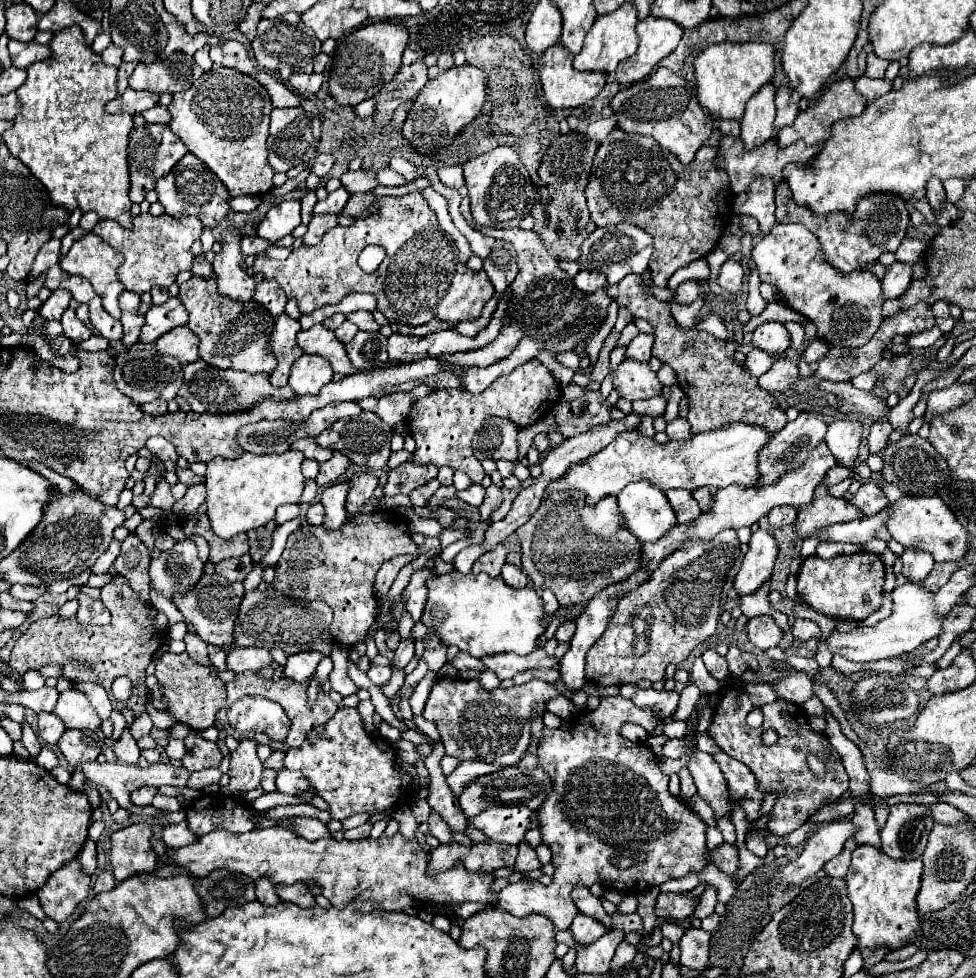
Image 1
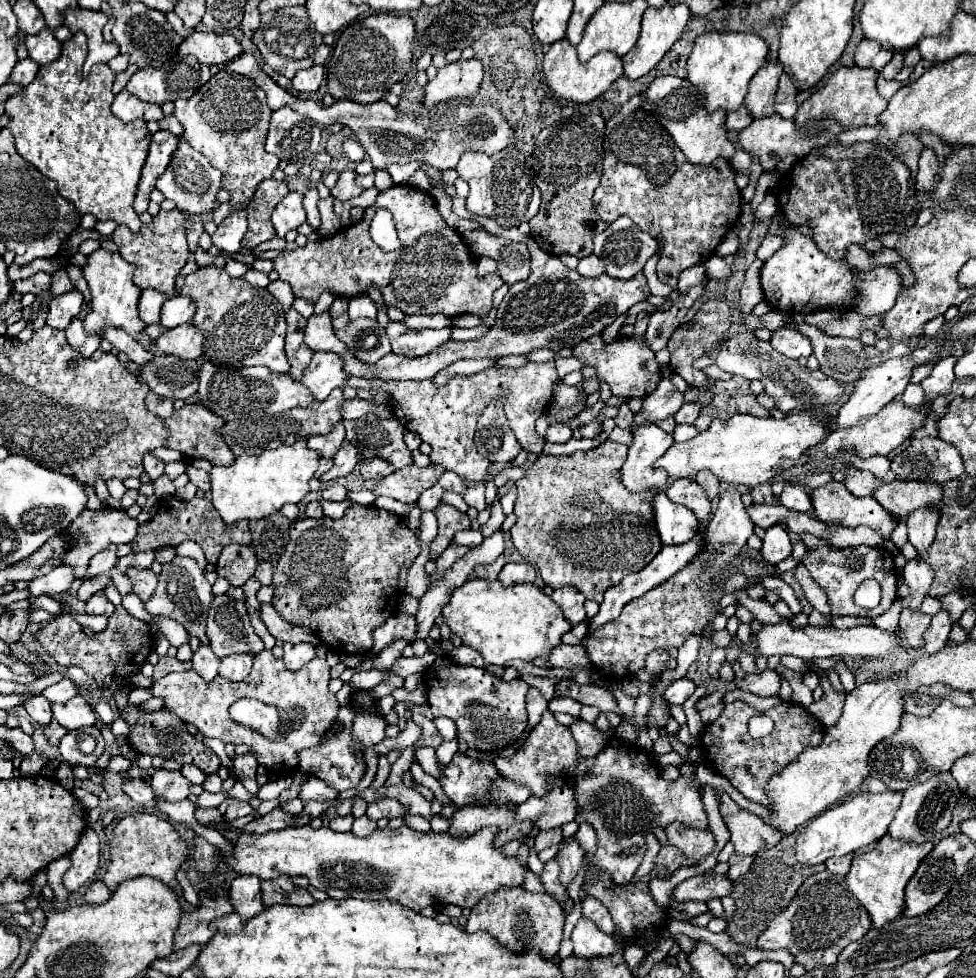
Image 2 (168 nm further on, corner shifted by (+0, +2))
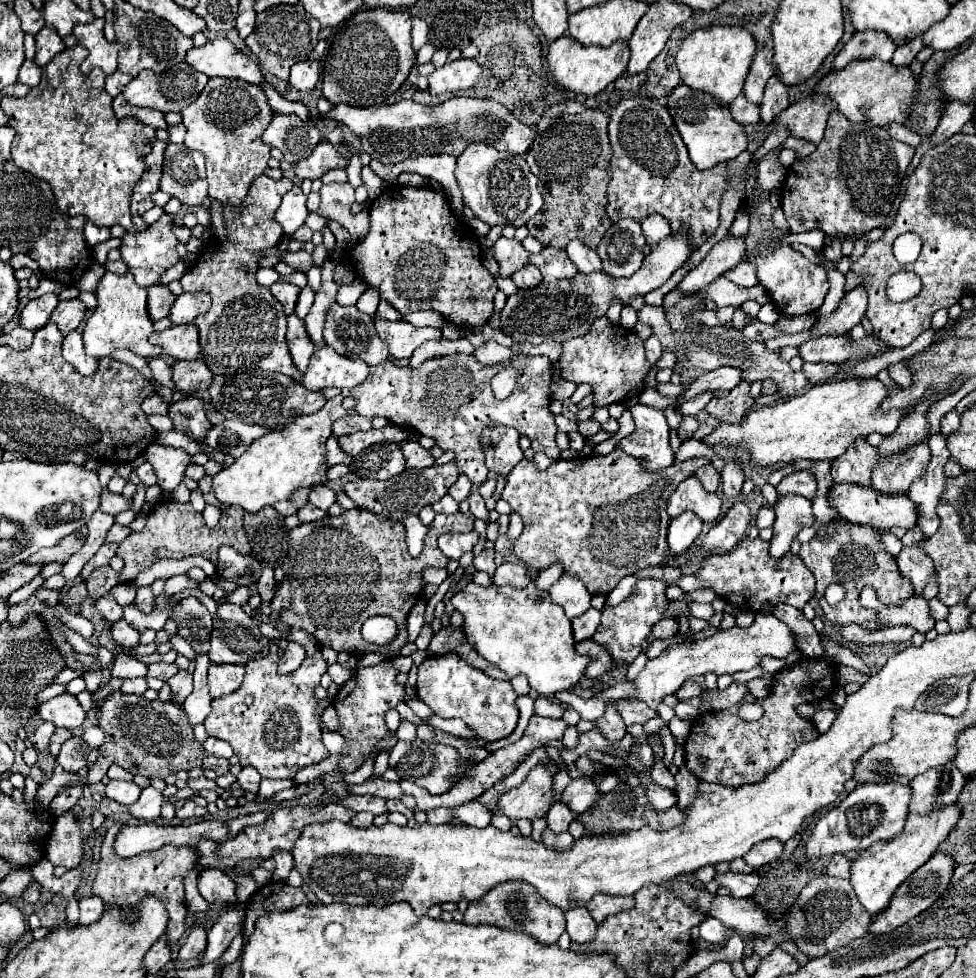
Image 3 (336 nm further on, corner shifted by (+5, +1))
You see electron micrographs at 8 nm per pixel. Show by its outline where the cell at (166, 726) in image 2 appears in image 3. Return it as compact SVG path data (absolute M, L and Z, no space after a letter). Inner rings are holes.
M113 690L97 704L97 726L105 732L105 742L99 746L99 758L89 768L85 784L97 784L107 774L111 764L119 764L131 774L147 778L167 778L179 770L191 770L195 766L213 770L217 776L227 774L229 762L215 758L195 740L193 726L181 706L163 700L147 700L139 694L123 694Z

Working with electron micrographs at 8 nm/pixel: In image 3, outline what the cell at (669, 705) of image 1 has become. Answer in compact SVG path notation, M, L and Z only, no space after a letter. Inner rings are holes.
M687 680L681 688L679 688L679 692L675 694L679 700L693 700L693 698L697 698L699 694L703 692L703 688L701 688L701 684L697 682L697 680Z

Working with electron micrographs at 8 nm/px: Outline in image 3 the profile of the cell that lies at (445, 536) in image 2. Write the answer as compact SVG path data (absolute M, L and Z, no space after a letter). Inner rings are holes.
M351 508L345 510L341 516L325 516L323 520L299 524L289 532L289 554L283 562L285 570L285 582L275 592L275 598L271 600L273 610L281 612L281 622L289 624L291 628L299 628L309 632L319 640L323 648L333 648L337 652L351 652L351 654L367 654L367 652L379 652L379 646L373 646L363 640L361 626L371 616L391 616L399 624L399 634L393 640L391 646L383 646L387 652L385 656L399 656L401 648L409 642L407 640L407 616L413 608L413 604L419 600L419 594L425 588L423 582L423 570L433 568L447 568L449 558L441 554L437 548L437 538L447 532L471 532L473 530L475 516L469 514L437 514L435 520L429 526L429 532L423 540L423 550L419 558L411 558L405 544L405 526L403 522L389 522L373 512Z

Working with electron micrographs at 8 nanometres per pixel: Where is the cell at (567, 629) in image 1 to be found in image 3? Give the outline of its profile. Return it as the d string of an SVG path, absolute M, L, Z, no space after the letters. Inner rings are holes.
M563 574L547 592L555 604L565 608L567 618L581 616L591 608L591 594L573 574Z

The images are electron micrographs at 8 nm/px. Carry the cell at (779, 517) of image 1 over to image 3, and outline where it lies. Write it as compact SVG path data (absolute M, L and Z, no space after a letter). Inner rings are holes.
M797 470L797 472L785 476L779 482L777 492L779 494L799 494L799 496L805 496L805 498L813 500L815 492L817 492L817 480L815 480L815 476L811 472Z

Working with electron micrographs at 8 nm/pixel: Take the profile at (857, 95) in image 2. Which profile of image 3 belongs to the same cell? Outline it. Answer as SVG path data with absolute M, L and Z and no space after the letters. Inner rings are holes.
M879 58L855 60L839 72L827 74L815 88L817 94L827 94L837 102L837 110L851 122L869 122L875 126L889 126L893 122L905 124L915 104L915 74L909 66L893 66Z

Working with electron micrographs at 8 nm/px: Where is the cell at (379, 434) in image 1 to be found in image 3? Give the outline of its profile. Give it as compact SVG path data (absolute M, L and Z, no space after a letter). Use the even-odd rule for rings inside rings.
M401 442L401 448L407 458L407 468L429 468L435 464L431 450L425 450L419 442Z

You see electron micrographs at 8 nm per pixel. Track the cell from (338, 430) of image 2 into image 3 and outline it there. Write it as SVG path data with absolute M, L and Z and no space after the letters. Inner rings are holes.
M347 414L345 418L341 418L333 424L333 434L335 436L353 434L353 432L359 432L359 430L371 430L371 420L359 416L359 414Z

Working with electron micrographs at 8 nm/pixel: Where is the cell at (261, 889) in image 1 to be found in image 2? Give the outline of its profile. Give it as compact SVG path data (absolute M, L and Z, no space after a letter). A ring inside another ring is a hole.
M240 875L238 879L232 881L230 897L234 911L240 913L242 921L252 919L254 915L262 913L266 909L262 901L262 887L260 887L260 877L256 875Z

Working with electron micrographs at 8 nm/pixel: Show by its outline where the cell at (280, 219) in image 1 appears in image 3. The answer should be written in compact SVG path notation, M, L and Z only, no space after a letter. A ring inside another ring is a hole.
M291 188L283 196L281 206L275 212L275 220L283 226L287 236L293 236L305 224L305 218L309 214L305 200L307 196L301 192L301 188Z

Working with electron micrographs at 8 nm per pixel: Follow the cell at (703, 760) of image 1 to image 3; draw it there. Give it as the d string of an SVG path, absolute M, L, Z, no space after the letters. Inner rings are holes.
M771 838L771 842L757 842L753 846L753 850L749 850L743 858L749 866L759 868L763 864L769 864L769 862L777 860L781 856L781 852L783 852L783 842L775 842Z

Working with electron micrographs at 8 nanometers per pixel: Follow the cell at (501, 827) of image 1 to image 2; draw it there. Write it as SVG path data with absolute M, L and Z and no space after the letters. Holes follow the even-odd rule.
M556 787L546 797L530 797L514 809L514 821L532 823L538 829L554 829L572 821L576 815L576 799L570 787Z

